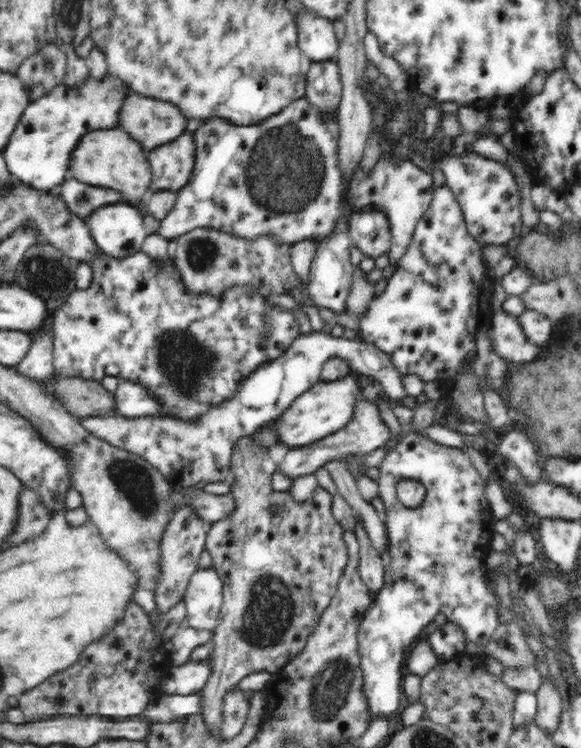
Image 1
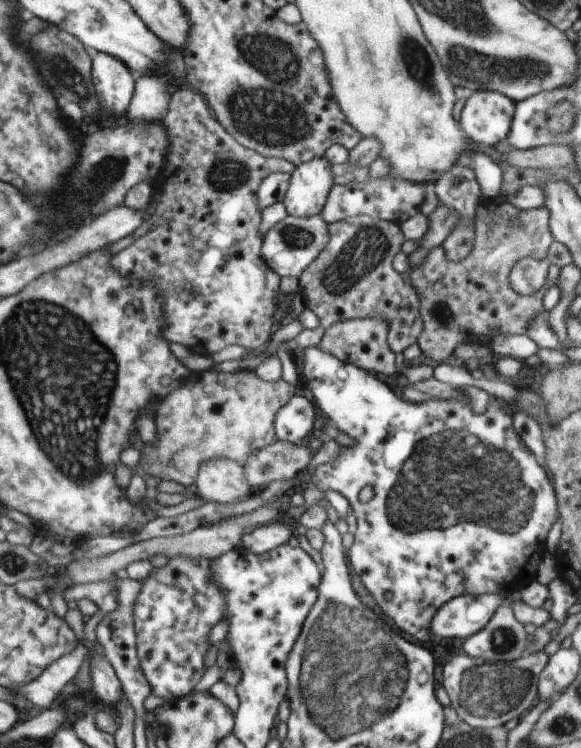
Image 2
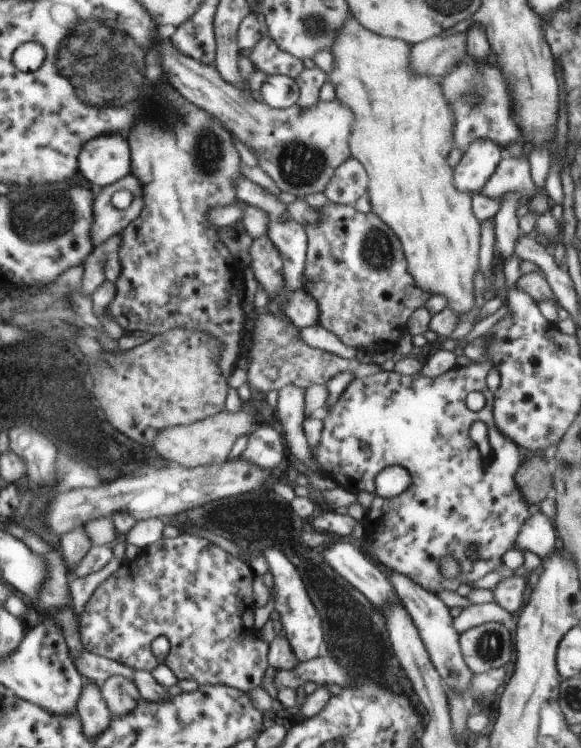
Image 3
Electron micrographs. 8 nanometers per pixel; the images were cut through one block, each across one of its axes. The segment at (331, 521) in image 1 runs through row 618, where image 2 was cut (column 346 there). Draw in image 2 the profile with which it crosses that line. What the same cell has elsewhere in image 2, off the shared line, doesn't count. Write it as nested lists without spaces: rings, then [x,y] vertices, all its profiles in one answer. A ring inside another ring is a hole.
[[[357,215],[328,225],[329,240],[323,250],[315,257],[307,270],[298,276],[298,292],[305,309],[317,316],[319,324],[314,329],[303,329],[294,338],[287,341],[286,352],[291,354],[294,348],[316,347],[325,330],[336,322],[355,317],[381,317],[388,322],[388,345],[394,353],[402,353],[408,346],[416,342],[423,332],[423,319],[420,317],[420,301],[411,286],[405,286],[395,268],[391,268],[399,246],[403,242],[403,232],[392,222]]]

